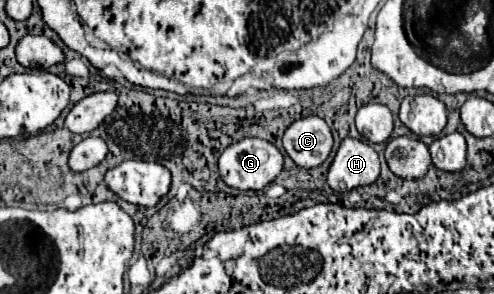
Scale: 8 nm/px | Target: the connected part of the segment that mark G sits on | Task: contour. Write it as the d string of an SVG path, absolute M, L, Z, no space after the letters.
M244 138L232 146L228 146L220 160L218 160L218 168L220 168L220 176L222 180L236 190L262 190L268 184L272 184L276 180L276 176L282 172L284 168L284 156L280 154L280 150L262 138Z

